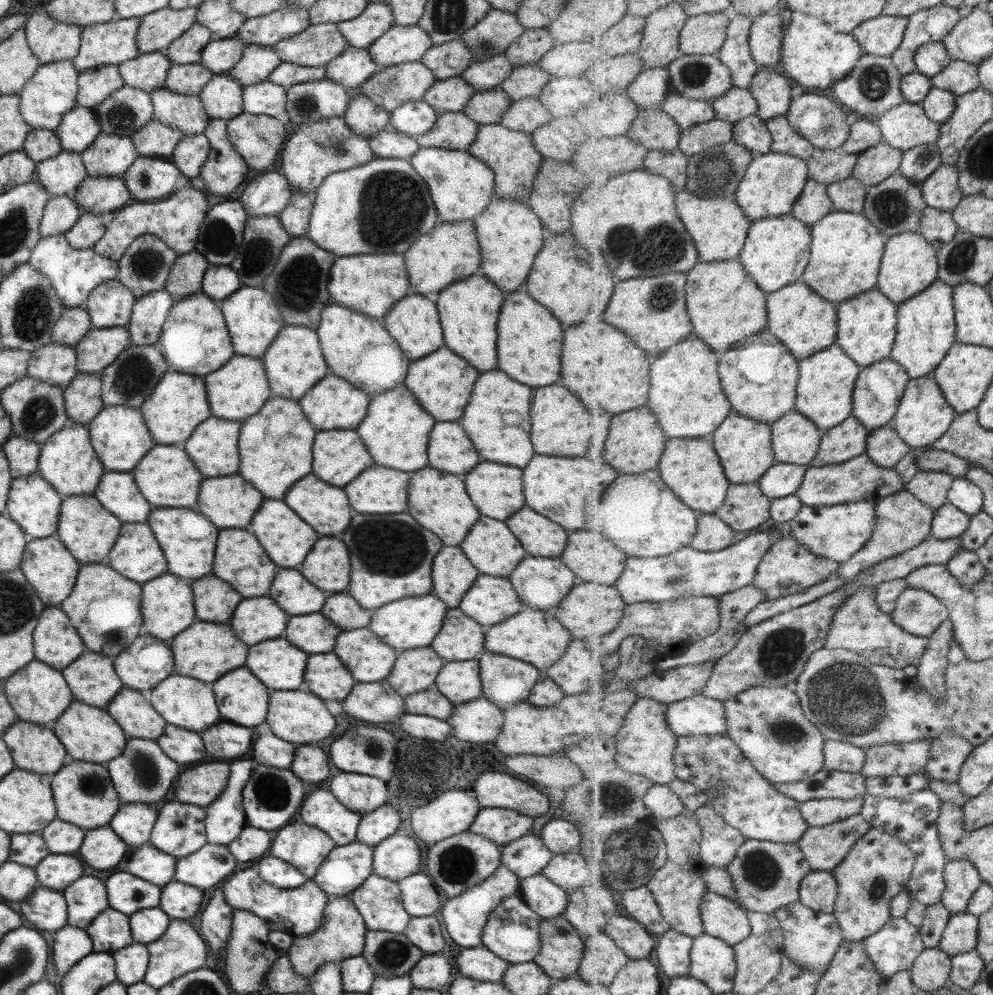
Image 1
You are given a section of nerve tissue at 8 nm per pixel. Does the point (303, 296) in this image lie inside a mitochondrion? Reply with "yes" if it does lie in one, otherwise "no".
yes

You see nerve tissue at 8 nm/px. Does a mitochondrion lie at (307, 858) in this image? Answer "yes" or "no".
no

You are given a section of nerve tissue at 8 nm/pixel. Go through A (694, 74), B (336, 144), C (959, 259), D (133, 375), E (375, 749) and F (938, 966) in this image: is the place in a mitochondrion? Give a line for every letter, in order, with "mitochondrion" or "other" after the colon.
A: mitochondrion
B: mitochondrion
C: mitochondrion
D: mitochondrion
E: mitochondrion
F: other

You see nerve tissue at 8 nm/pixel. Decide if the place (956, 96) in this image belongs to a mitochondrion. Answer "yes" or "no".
no

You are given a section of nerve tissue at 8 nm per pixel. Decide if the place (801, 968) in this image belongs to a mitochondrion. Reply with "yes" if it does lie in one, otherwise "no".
no

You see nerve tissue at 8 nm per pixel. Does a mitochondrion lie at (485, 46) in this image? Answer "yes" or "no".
yes

